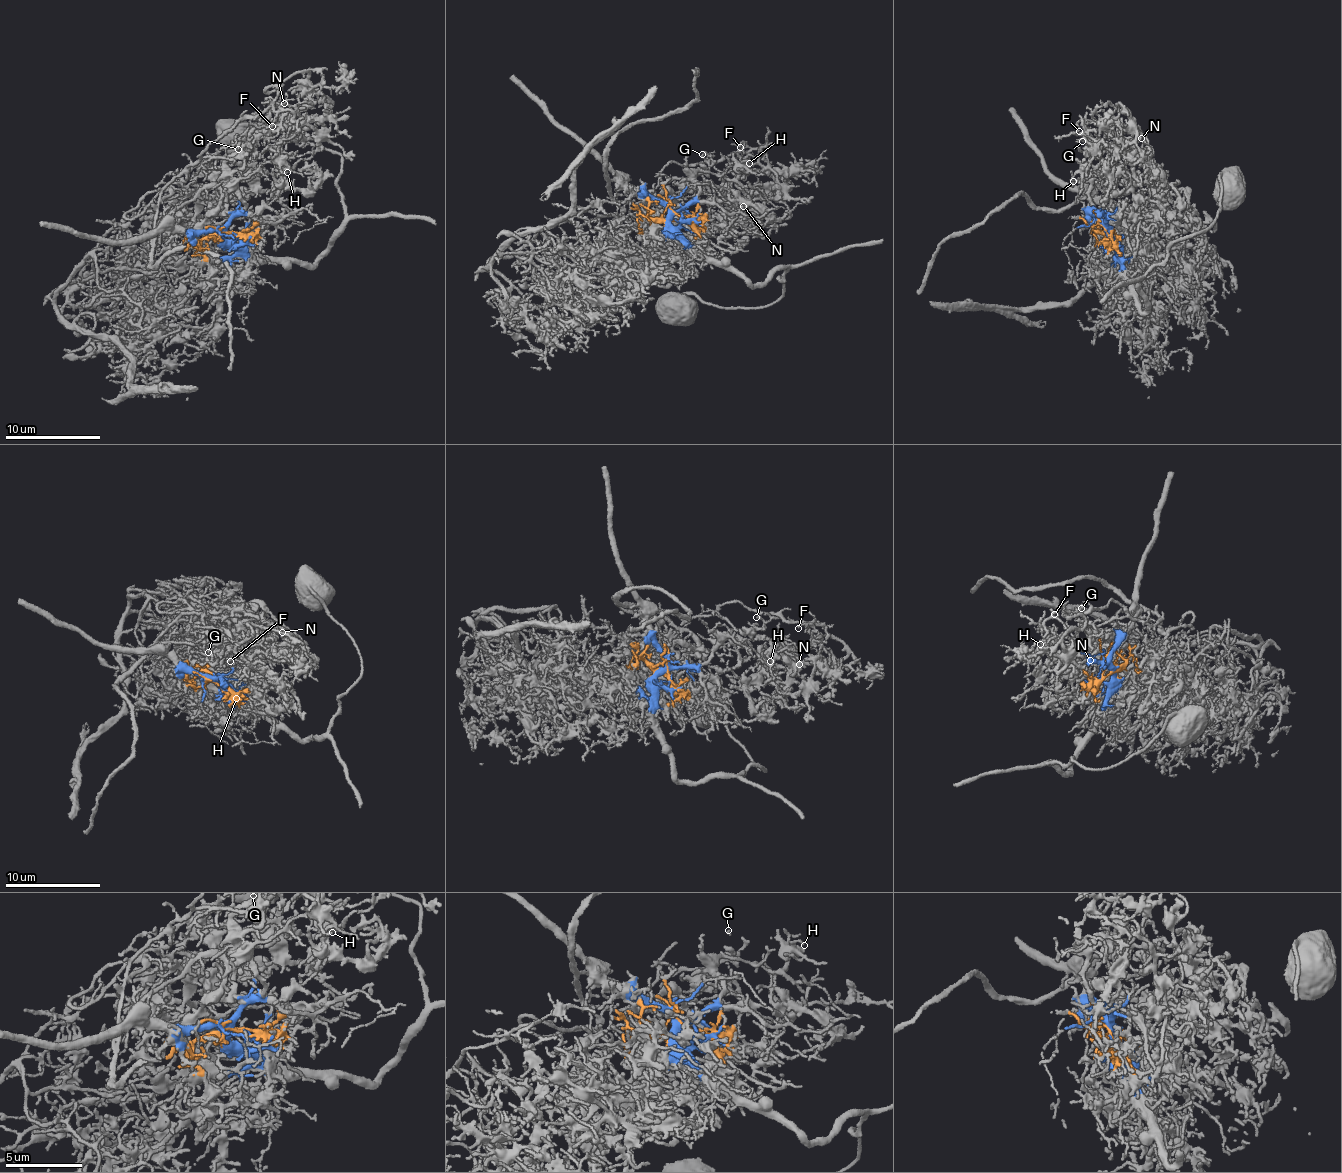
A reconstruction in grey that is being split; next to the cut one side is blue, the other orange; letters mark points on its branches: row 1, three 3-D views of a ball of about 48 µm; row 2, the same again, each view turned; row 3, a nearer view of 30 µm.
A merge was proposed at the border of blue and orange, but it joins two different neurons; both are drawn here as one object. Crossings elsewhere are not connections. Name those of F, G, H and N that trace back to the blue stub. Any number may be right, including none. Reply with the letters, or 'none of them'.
H

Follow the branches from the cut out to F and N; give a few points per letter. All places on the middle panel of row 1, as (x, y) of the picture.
F: (665, 218), (687, 221), (717, 247), (737, 251), (701, 222), (748, 170), (751, 147), (743, 142), (739, 147)
N: (665, 218), (687, 221), (717, 247), (737, 251), (717, 240), (701, 222), (716, 198), (744, 206)

